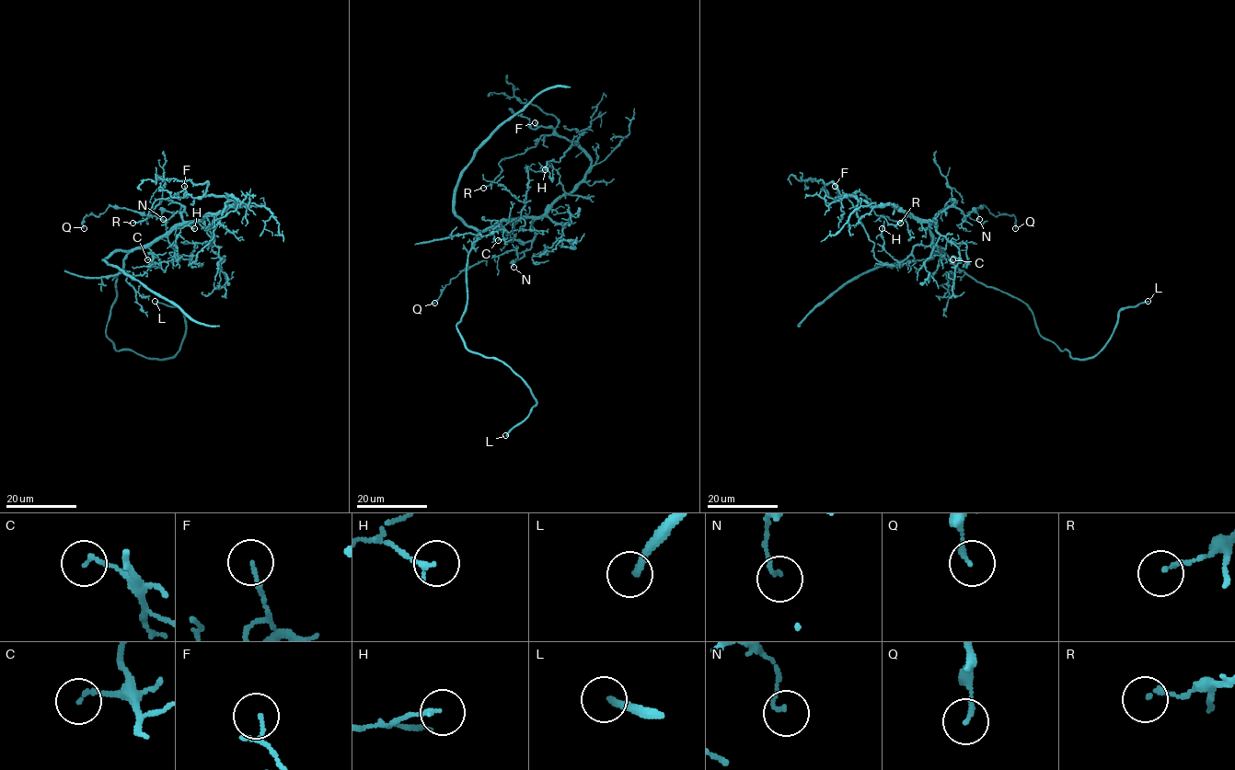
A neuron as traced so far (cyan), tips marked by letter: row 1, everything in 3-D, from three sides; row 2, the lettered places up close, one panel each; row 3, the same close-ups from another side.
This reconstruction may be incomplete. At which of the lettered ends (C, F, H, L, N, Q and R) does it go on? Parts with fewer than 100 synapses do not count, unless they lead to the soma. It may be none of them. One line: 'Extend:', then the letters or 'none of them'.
Extend: L

